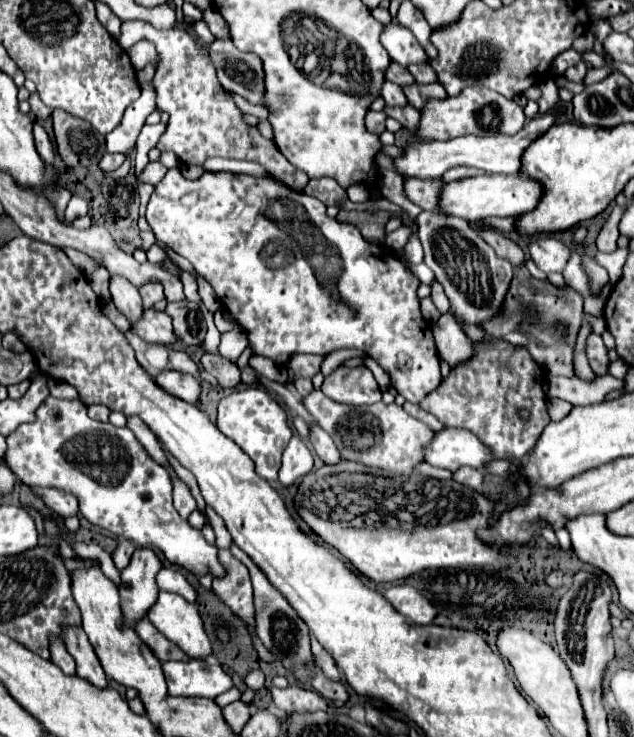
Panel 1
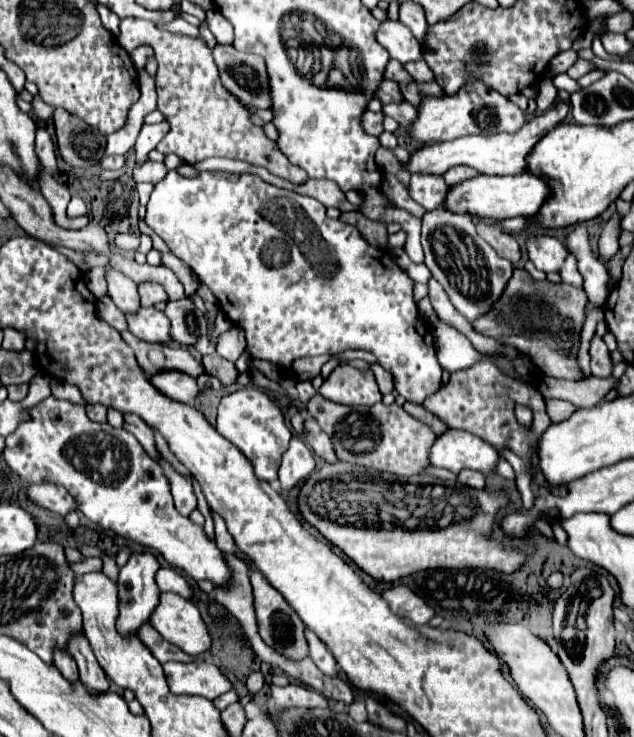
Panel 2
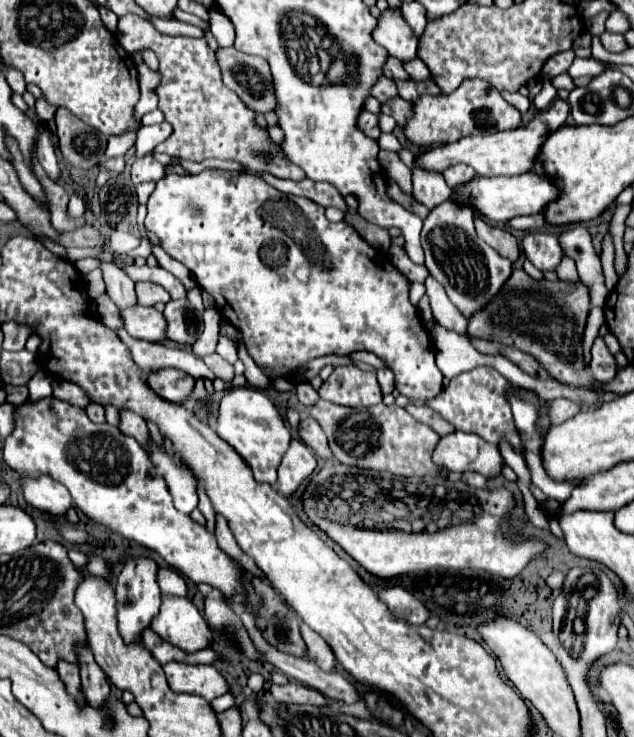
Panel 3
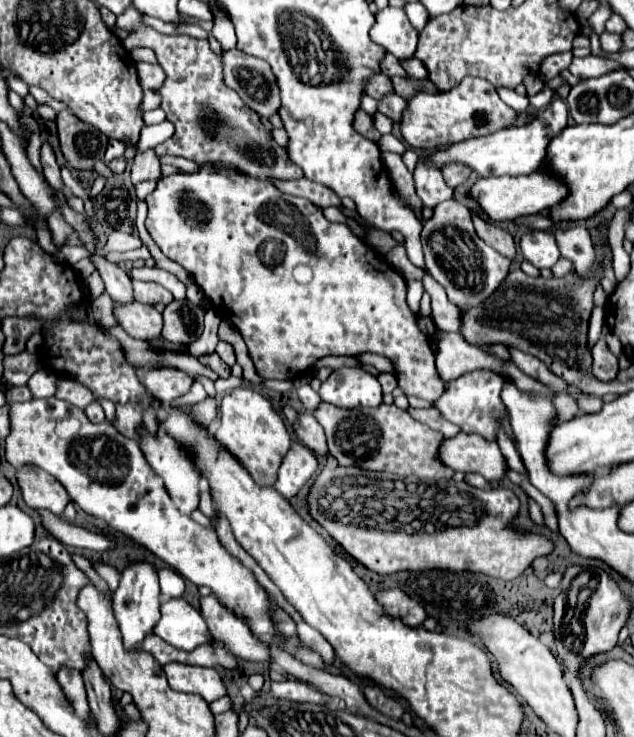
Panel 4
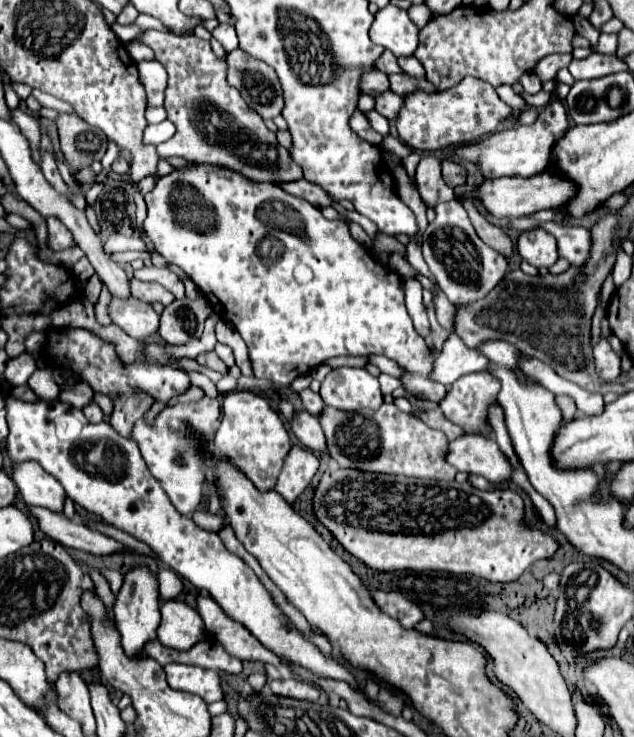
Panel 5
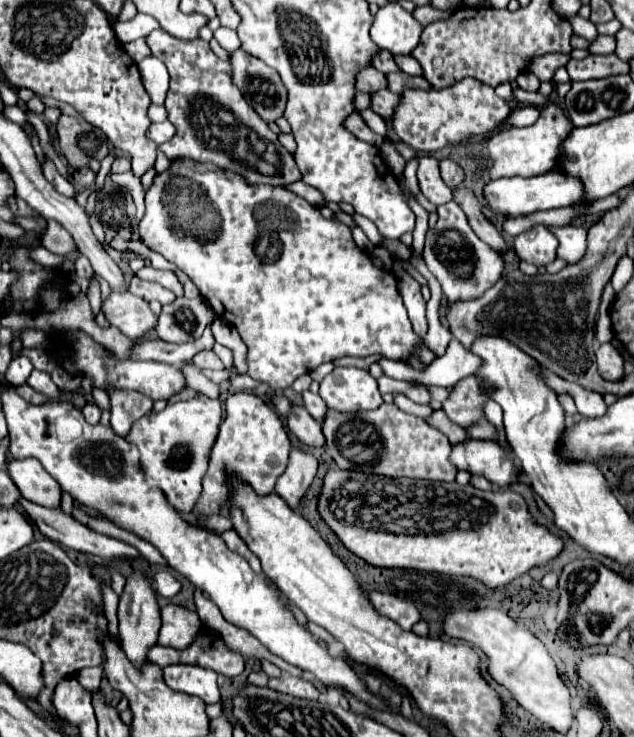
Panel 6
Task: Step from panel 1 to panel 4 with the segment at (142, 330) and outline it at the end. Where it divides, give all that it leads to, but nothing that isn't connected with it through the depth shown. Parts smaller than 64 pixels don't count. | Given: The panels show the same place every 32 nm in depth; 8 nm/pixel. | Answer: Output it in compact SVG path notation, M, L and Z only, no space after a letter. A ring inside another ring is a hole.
M132 302L126 306L116 304L116 320L132 336L140 340L158 340L162 338L162 314L154 306Z

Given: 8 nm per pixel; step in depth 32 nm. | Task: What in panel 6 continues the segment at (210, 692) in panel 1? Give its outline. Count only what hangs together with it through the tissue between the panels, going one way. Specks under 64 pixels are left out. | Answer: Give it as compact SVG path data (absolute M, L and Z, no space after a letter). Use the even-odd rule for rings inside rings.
M170 664L164 668L164 680L172 690L186 692L202 698L206 704L220 702L218 674L208 668L190 666L190 664Z

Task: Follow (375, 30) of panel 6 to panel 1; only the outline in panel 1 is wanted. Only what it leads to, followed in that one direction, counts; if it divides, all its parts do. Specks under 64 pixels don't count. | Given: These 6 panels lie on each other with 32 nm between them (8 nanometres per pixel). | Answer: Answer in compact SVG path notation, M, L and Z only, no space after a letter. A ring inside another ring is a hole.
M396 22L386 24L386 28L380 36L380 42L388 50L390 58L404 68L408 68L410 64L428 64L430 62L426 50L420 46L420 42L414 38L414 34Z

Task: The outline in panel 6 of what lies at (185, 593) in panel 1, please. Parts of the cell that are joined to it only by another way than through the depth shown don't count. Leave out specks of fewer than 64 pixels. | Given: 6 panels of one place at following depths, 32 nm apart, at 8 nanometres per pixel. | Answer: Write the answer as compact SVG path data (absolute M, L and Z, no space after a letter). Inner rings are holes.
M162 568L156 576L154 576L154 582L156 582L156 590L158 594L162 594L164 598L172 598L180 592L180 582L174 578L174 574L167 568Z

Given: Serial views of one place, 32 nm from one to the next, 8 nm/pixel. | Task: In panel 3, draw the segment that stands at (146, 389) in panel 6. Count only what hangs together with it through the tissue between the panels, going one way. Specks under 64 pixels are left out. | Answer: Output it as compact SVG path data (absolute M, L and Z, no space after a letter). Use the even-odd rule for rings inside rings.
M166 368L166 370L158 370L158 372L148 374L146 382L150 384L150 388L158 396L166 398L168 402L186 402L186 398L194 390L196 380L182 370Z

